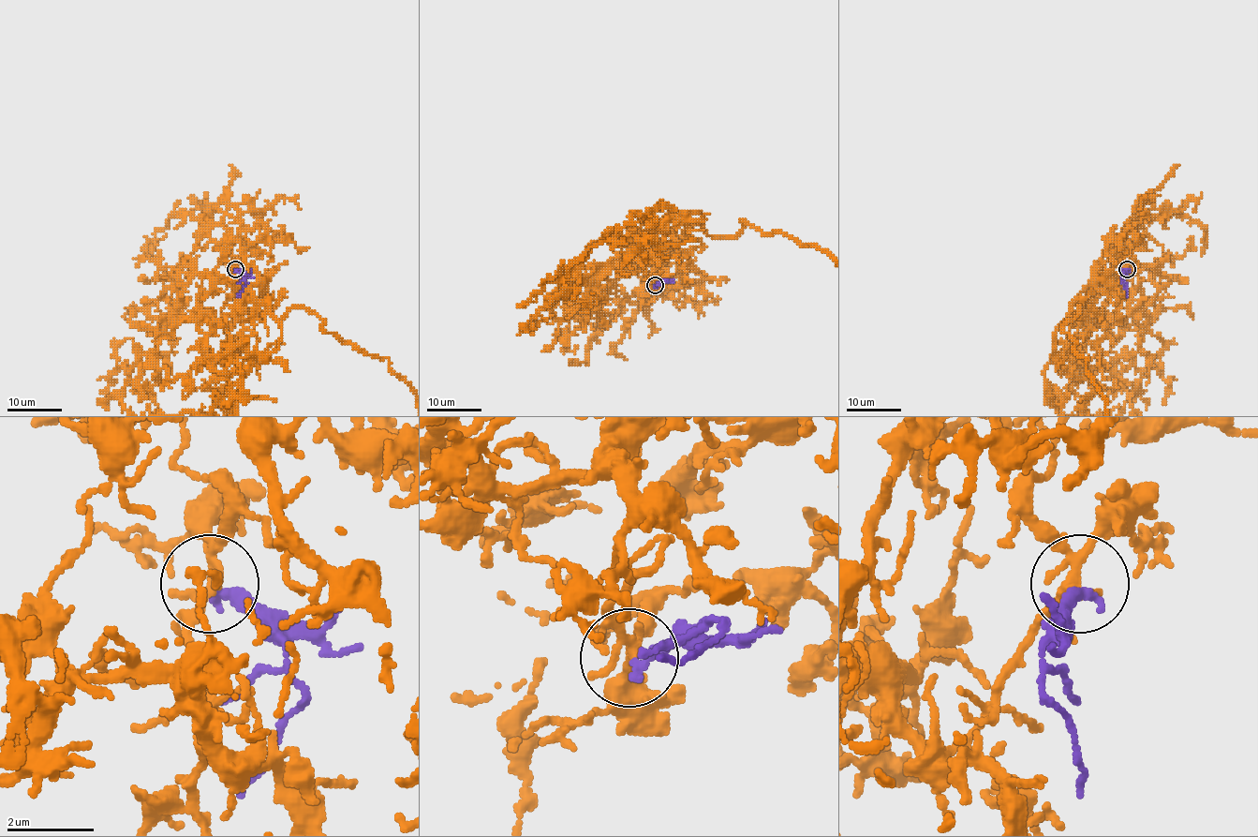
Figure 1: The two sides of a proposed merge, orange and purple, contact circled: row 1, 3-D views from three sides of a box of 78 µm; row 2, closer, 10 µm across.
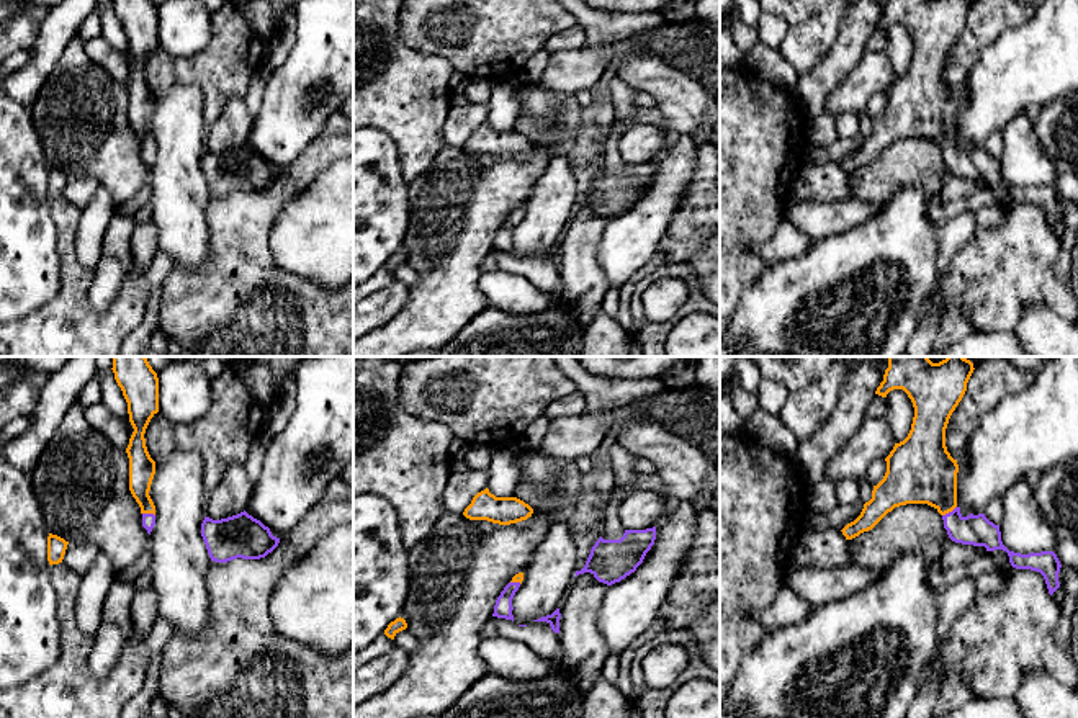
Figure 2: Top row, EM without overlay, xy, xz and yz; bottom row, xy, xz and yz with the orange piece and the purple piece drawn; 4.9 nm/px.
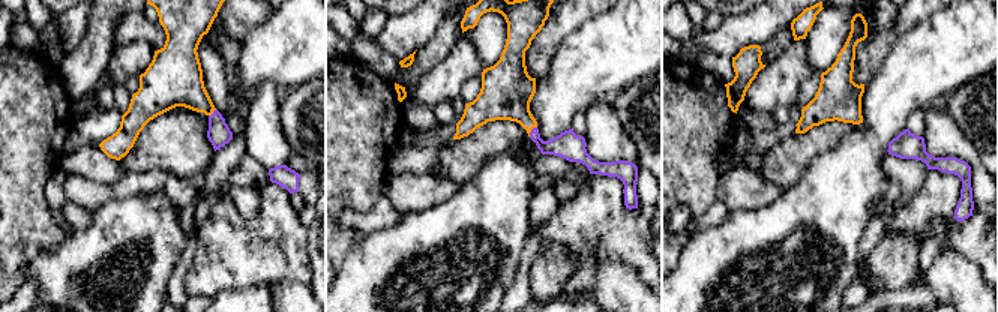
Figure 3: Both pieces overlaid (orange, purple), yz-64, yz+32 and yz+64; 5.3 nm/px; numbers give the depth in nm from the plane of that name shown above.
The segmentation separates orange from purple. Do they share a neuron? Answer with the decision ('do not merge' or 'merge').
merge

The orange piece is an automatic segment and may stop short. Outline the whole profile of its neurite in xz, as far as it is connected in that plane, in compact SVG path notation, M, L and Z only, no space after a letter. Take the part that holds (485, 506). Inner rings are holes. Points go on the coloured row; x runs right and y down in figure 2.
M486 487L478 492L463 515L469 520L487 520L499 525L510 525L532 517L533 509L517 497L496 497Z

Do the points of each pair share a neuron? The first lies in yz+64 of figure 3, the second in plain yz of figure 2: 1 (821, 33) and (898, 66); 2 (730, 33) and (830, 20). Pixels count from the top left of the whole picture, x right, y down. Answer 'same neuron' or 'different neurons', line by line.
1: same neuron
2: same neuron

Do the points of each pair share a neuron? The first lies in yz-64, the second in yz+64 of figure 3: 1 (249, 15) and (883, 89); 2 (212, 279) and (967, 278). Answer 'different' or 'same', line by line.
1: different
2: different

